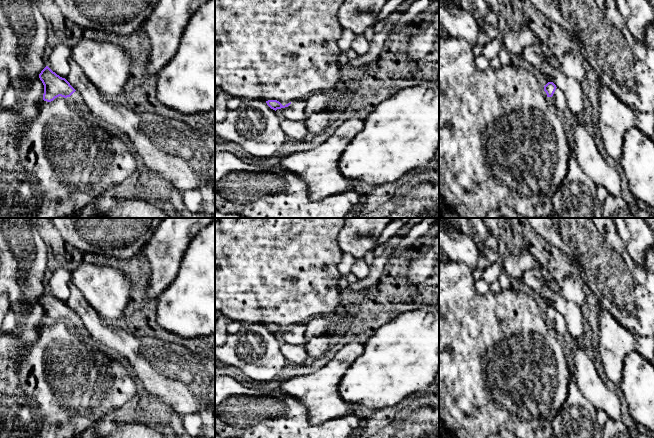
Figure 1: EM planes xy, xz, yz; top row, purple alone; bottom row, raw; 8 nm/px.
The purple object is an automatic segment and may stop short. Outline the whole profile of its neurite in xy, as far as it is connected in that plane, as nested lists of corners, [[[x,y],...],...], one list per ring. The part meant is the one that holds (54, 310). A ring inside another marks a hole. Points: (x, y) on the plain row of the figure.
[[[48,290],[41,295],[39,302],[44,309],[44,325],[51,326],[59,320],[64,321],[82,340],[93,343],[92,337],[86,330],[81,319],[65,302],[57,299]]]

